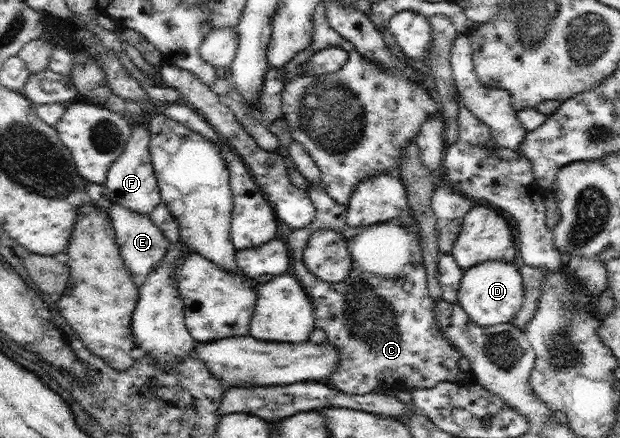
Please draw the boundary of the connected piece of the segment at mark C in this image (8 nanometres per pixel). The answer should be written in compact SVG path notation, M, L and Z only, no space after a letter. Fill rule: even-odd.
M321 185L310 186L308 197L317 214L315 221L303 228L294 229L289 235L287 243L291 261L290 272L299 280L312 301L315 308L314 327L325 329L327 339L339 350L339 367L328 377L329 385L343 393L365 395L376 387L389 391L411 391L415 386L431 388L442 381L471 383L474 375L461 371L457 364L461 359L461 350L453 346L453 342L450 342L437 324L435 300L429 295L427 273L419 241L419 226L413 218L413 212L403 210L397 218L354 228L347 224L348 205L336 203ZM321 228L333 228L343 234L351 255L351 271L339 283L327 283L315 277L303 263L303 248L307 248L307 240L315 230Z

